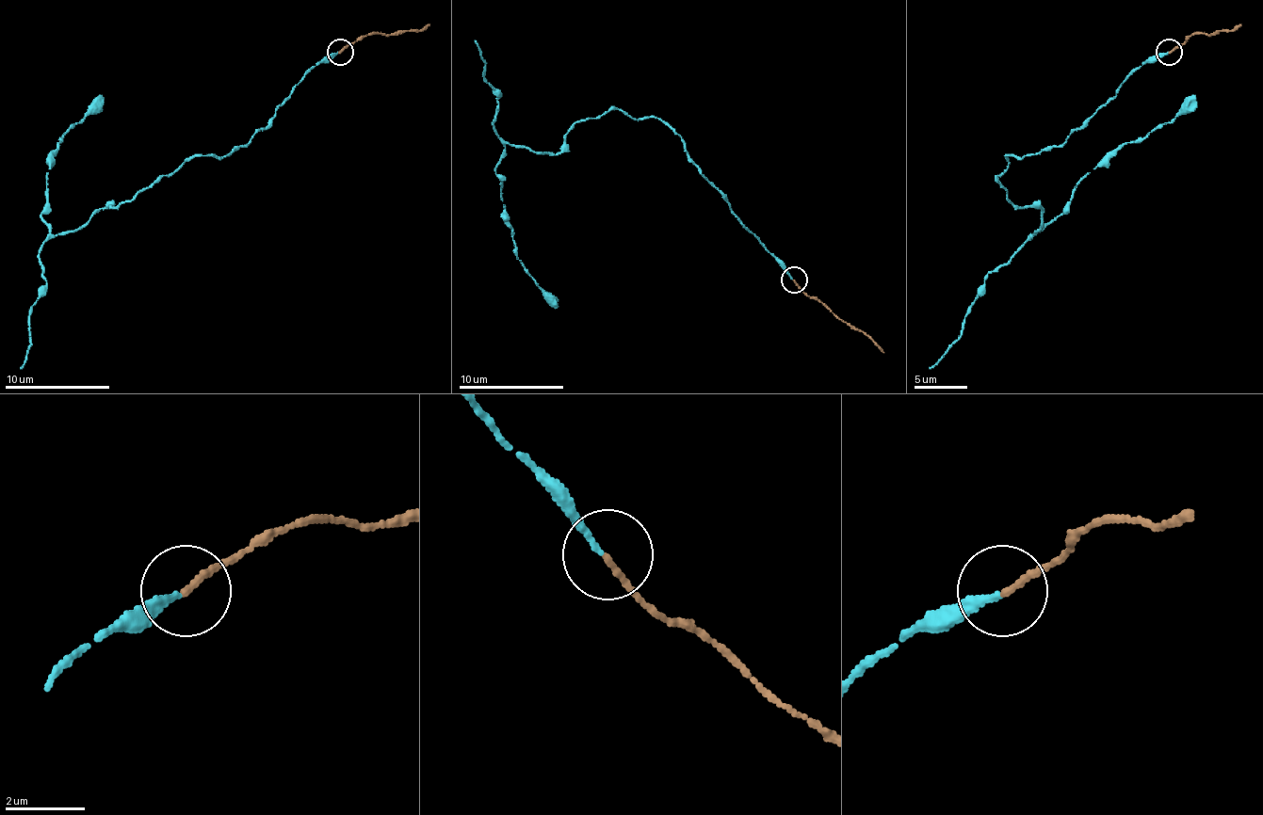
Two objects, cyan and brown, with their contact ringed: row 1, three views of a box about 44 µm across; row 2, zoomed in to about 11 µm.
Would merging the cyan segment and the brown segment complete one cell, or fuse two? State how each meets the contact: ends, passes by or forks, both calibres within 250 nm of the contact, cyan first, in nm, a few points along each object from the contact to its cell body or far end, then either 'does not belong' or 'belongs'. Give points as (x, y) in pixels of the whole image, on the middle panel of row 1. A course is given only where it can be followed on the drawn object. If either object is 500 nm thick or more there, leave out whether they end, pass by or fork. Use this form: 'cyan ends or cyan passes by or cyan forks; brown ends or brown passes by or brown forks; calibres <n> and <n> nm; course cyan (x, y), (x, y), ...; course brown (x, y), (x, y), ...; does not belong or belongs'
cyan ends; brown ends; calibres 160 and 150 nm; course cyan (792, 280), (685, 141), (613, 109), (556, 154), (508, 144), (494, 170), (513, 251), (556, 307); course brown (795, 280), (884, 351); does not belong

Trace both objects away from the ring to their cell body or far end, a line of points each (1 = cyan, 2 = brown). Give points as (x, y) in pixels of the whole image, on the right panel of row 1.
1: (1169, 53), (1148, 57), (1061, 144), (1006, 154), (1006, 197), (1043, 210), (1032, 233), (1195, 94)
2: (1169, 53), (1193, 34), (1232, 31), (1240, 23)

